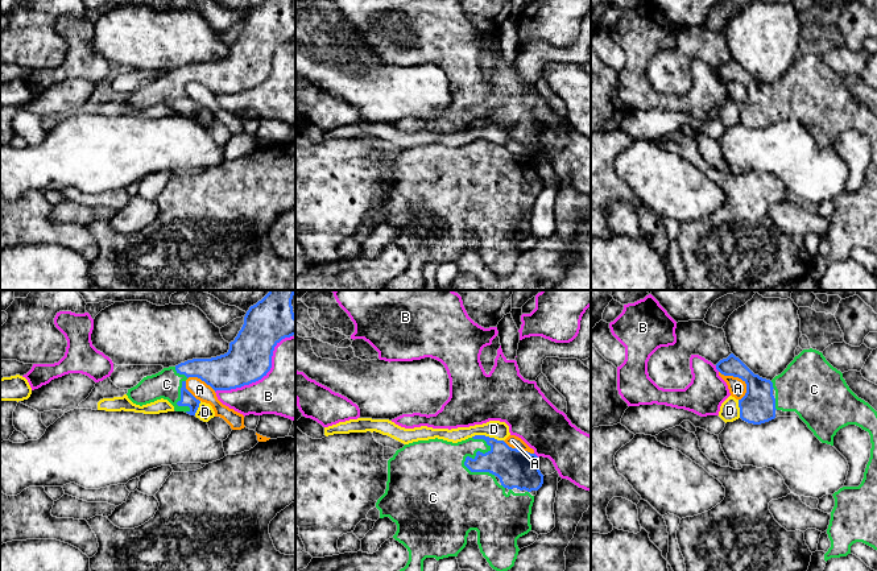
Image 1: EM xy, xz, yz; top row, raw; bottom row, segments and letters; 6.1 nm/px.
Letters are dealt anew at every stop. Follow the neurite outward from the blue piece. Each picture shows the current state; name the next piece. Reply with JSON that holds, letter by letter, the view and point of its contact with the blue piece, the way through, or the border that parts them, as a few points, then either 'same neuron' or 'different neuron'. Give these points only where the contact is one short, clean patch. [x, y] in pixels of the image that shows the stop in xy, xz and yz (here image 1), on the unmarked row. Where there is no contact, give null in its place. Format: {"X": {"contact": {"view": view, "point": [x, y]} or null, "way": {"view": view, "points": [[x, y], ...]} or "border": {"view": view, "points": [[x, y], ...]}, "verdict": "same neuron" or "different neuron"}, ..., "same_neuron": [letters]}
{"A": {"contact": {"view": "yz", "point": [740, 82]}, "border": {"view": "yz", "points": [[719, 75], [745, 89], [740, 104]]}, "verdict": "different neuron"}, "B": {"contact": {"view": "xy", "point": [261, 82]}, "verdict": "different neuron"}, "C": {"contact": {"view": "xz", "point": [470, 162]}, "verdict": "same neuron"}, "D": {"contact": {"view": "xz", "point": [487, 141]}, "border": {"view": "xz", "points": [[471, 141], [488, 140], [503, 145]]}, "verdict": "different neuron"}, "same_neuron": ["C"]}

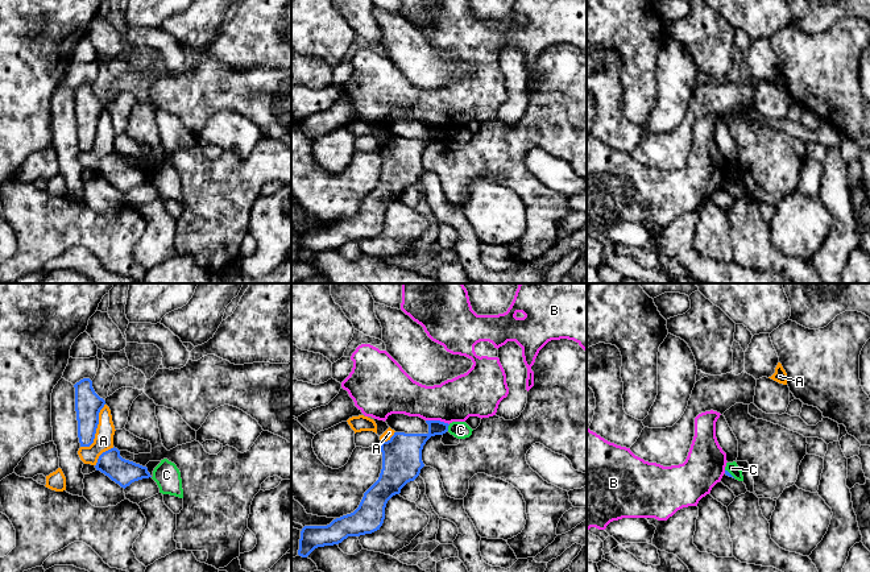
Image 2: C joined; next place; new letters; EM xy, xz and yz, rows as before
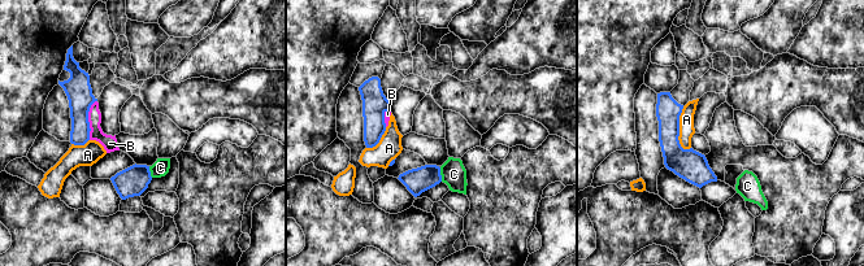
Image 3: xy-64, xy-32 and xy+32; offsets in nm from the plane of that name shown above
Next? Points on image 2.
{"A": {"contact": {"view": "xy", "point": [96, 132]}, "border": {"view": "xy", "points": [[104, 108], [99, 117], [94, 145], [88, 150], [81, 152]]}, "verdict": "different neuron"}, "B": {"contact": {"view": "xz", "point": [438, 125]}, "verdict": "different neuron"}, "C": {"contact": {"view": "xz", "point": [447, 132]}, "border": {"view": "xz", "points": [[450, 129], [447, 135]]}, "verdict": "different neuron"}, "same_neuron": []}

